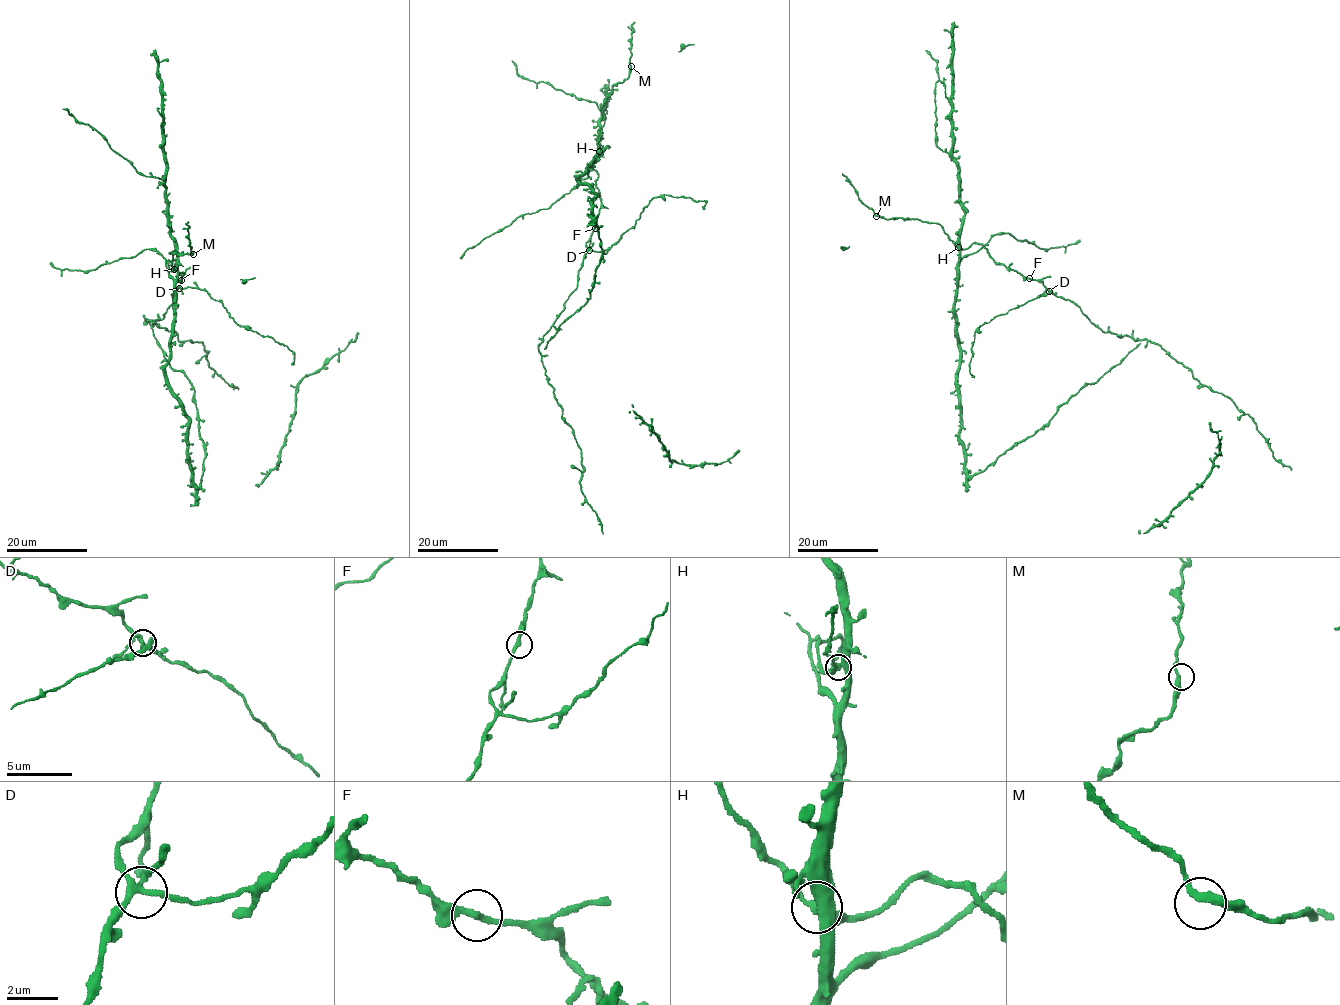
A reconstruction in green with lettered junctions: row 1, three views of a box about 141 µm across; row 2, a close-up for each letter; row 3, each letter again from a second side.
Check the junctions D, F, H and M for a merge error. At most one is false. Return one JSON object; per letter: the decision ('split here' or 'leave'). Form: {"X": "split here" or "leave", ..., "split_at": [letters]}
{"D": "leave", "F": "leave", "H": "split here", "M": "leave", "split_at": ["H"]}

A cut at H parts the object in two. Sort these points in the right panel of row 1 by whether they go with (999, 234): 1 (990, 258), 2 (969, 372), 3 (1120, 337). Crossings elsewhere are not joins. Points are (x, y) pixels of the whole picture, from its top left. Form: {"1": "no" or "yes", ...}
{"1": "no", "2": "no", "3": "no"}

